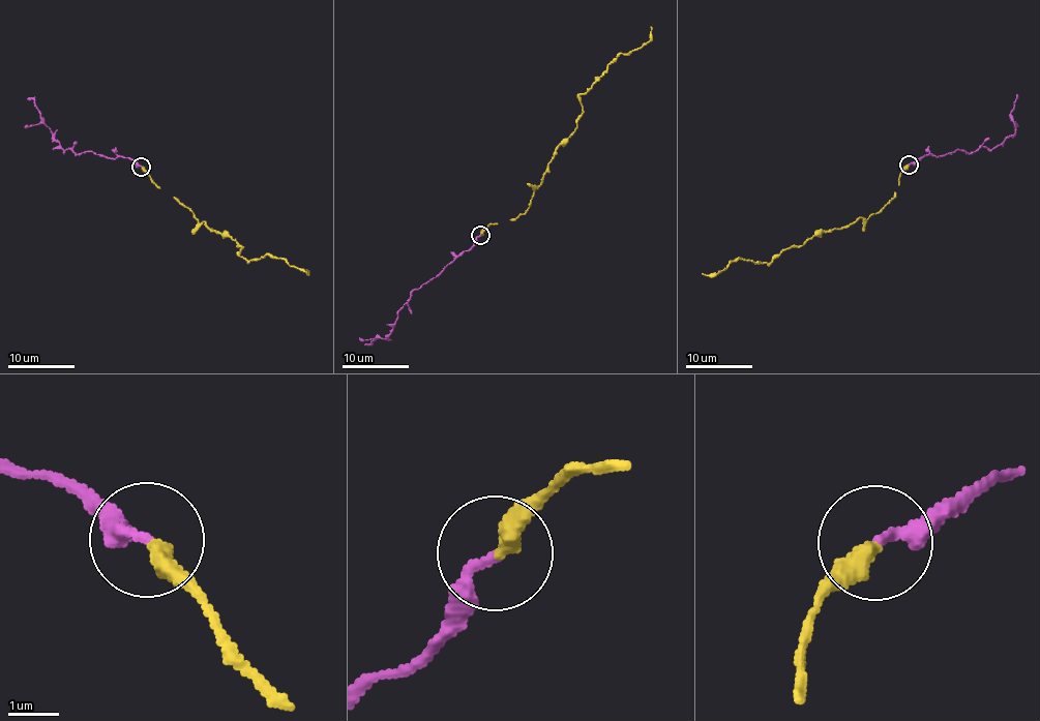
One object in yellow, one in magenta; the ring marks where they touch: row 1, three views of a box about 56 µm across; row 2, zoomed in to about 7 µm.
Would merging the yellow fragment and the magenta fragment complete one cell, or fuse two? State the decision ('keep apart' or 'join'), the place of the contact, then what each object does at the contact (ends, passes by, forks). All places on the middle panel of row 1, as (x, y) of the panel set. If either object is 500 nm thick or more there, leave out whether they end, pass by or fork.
keep apart | (480, 235) | yellow ends | magenta ends

